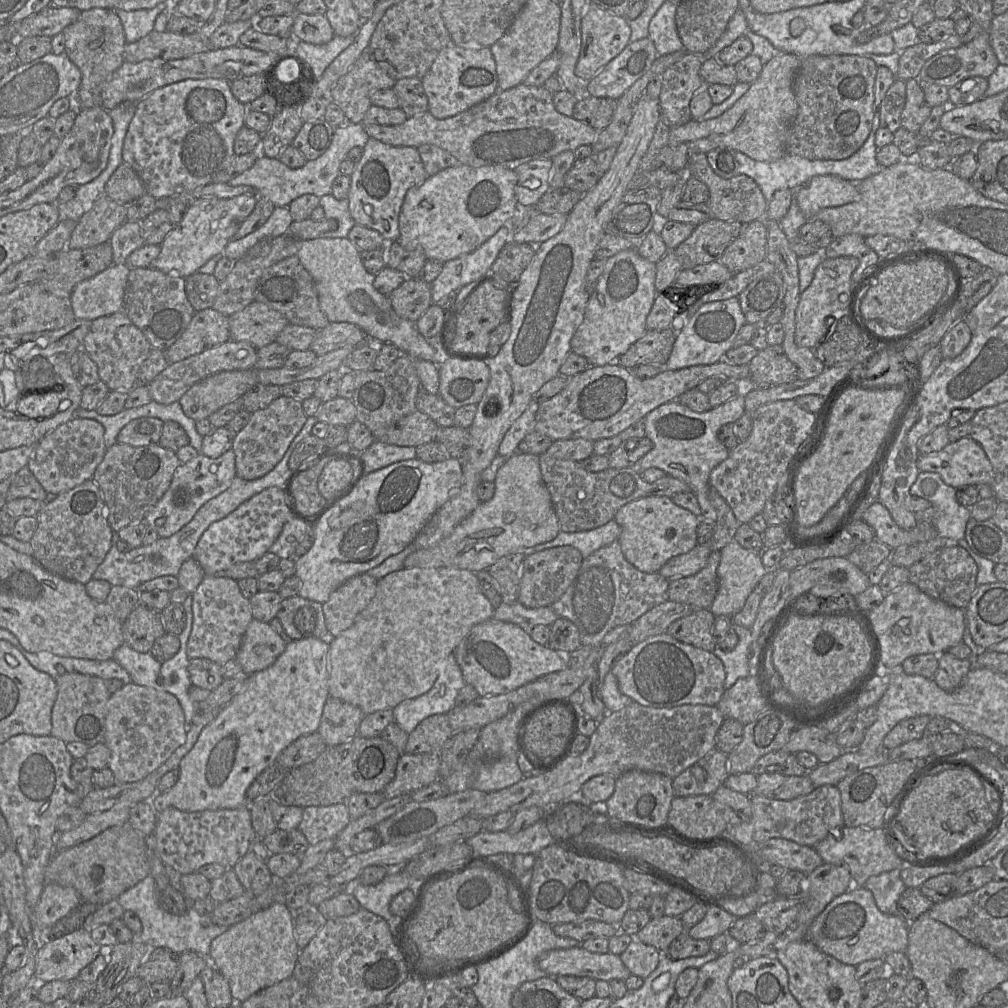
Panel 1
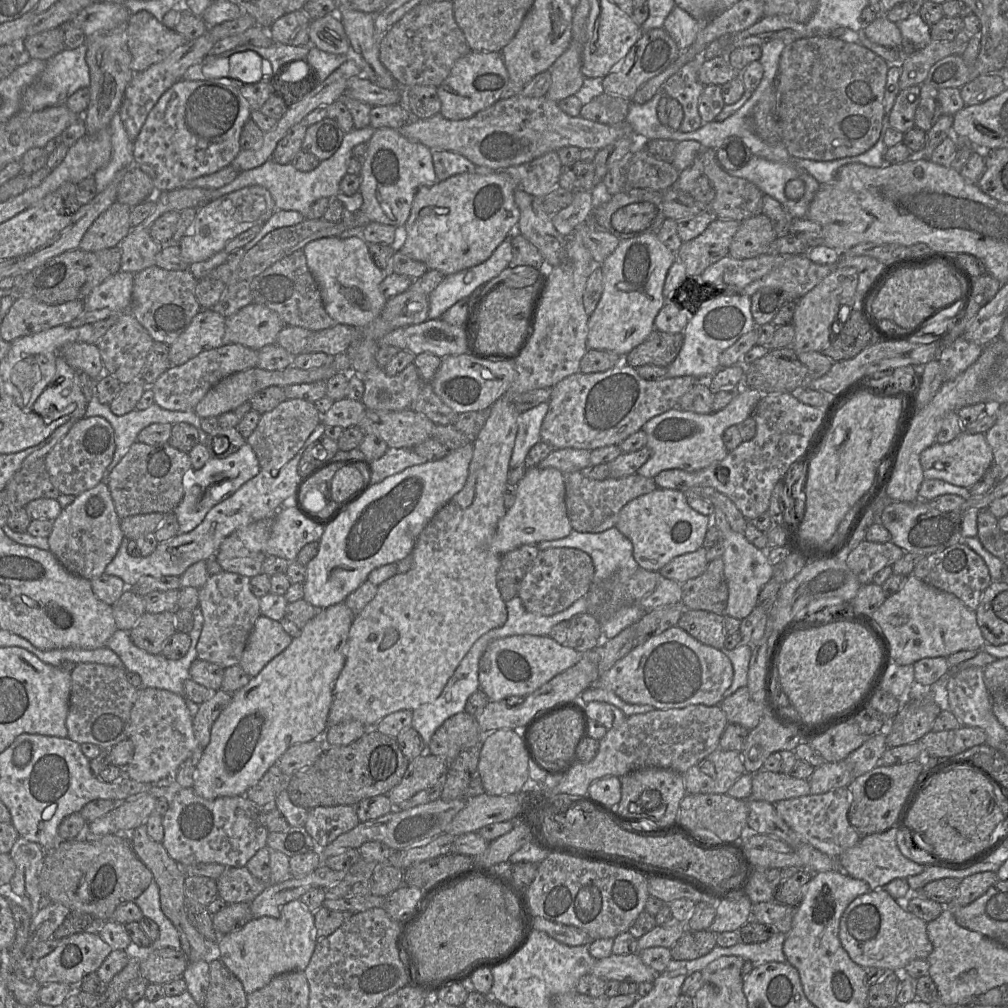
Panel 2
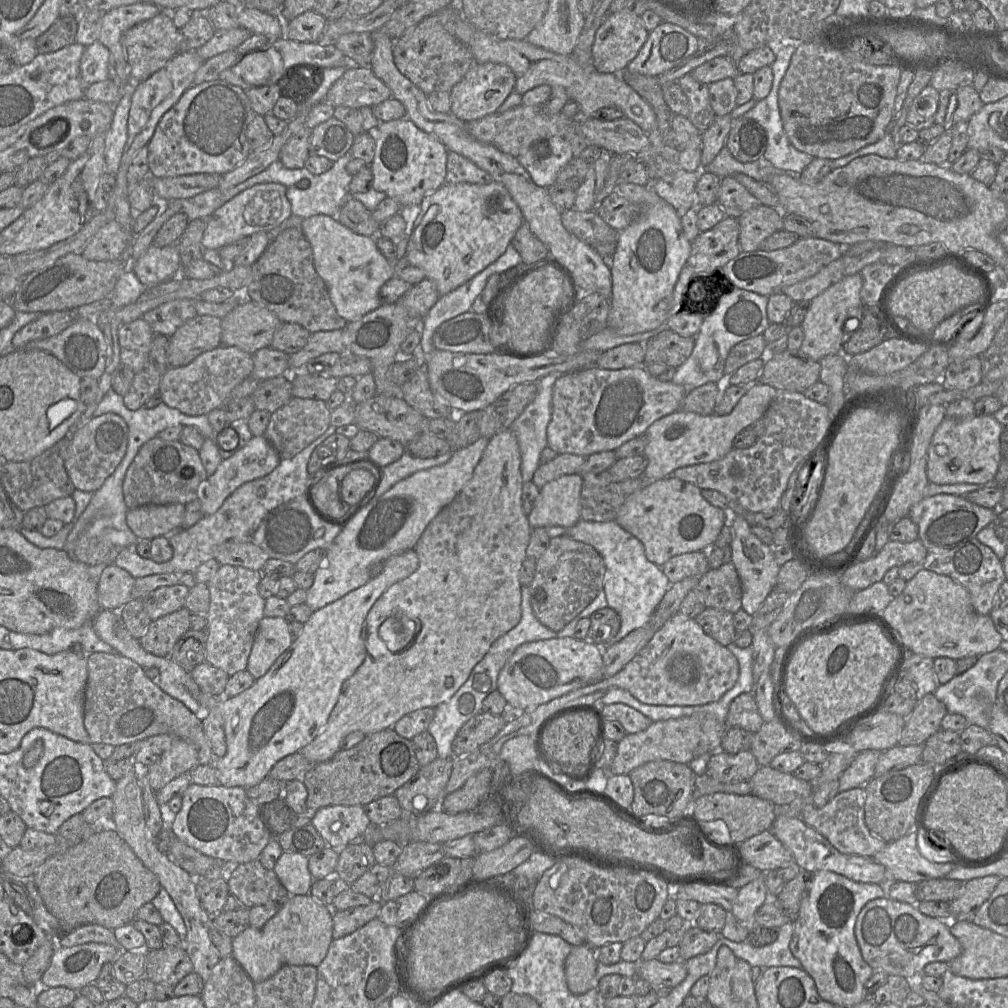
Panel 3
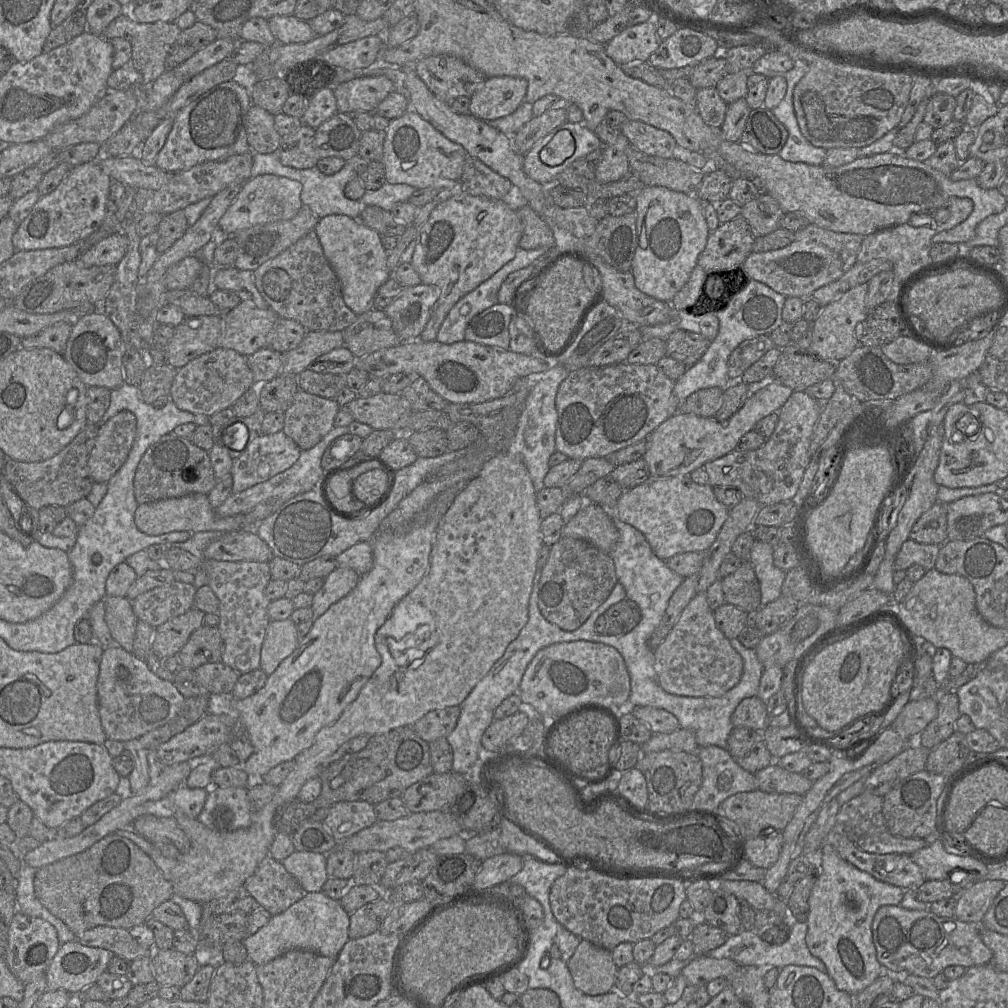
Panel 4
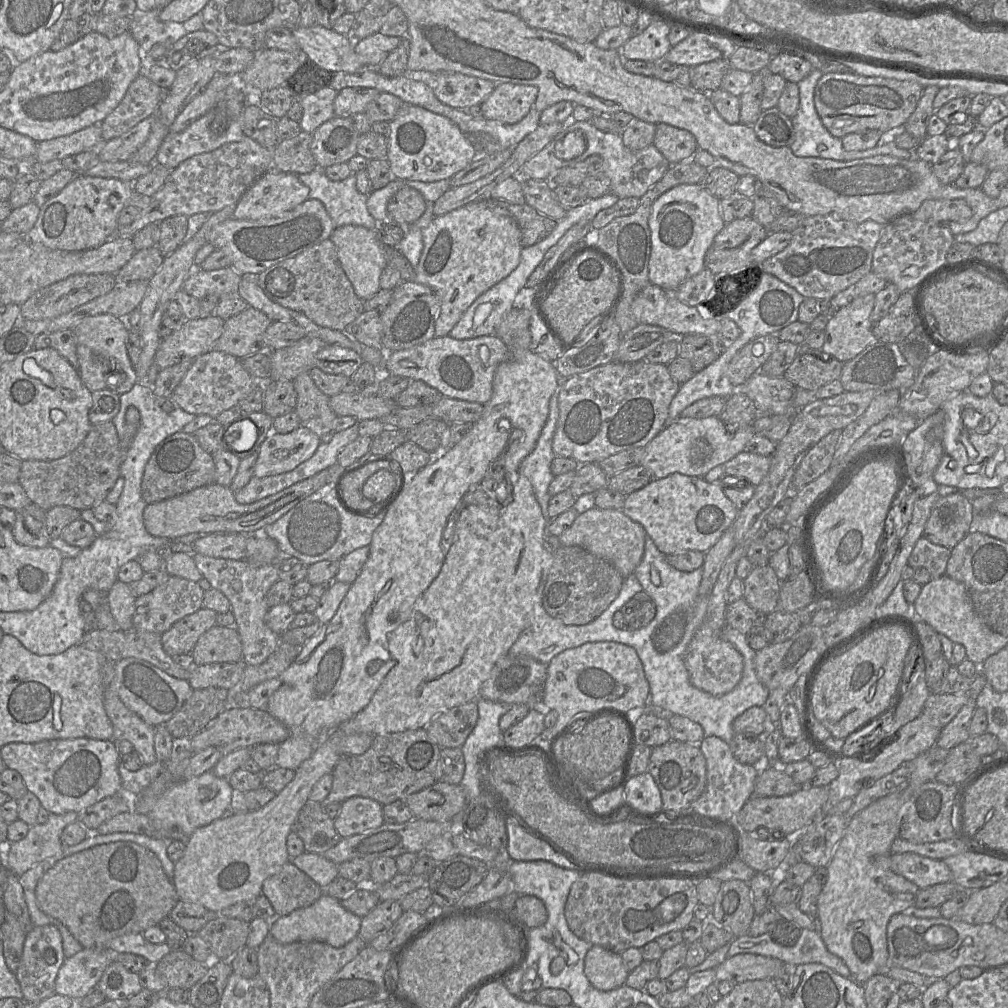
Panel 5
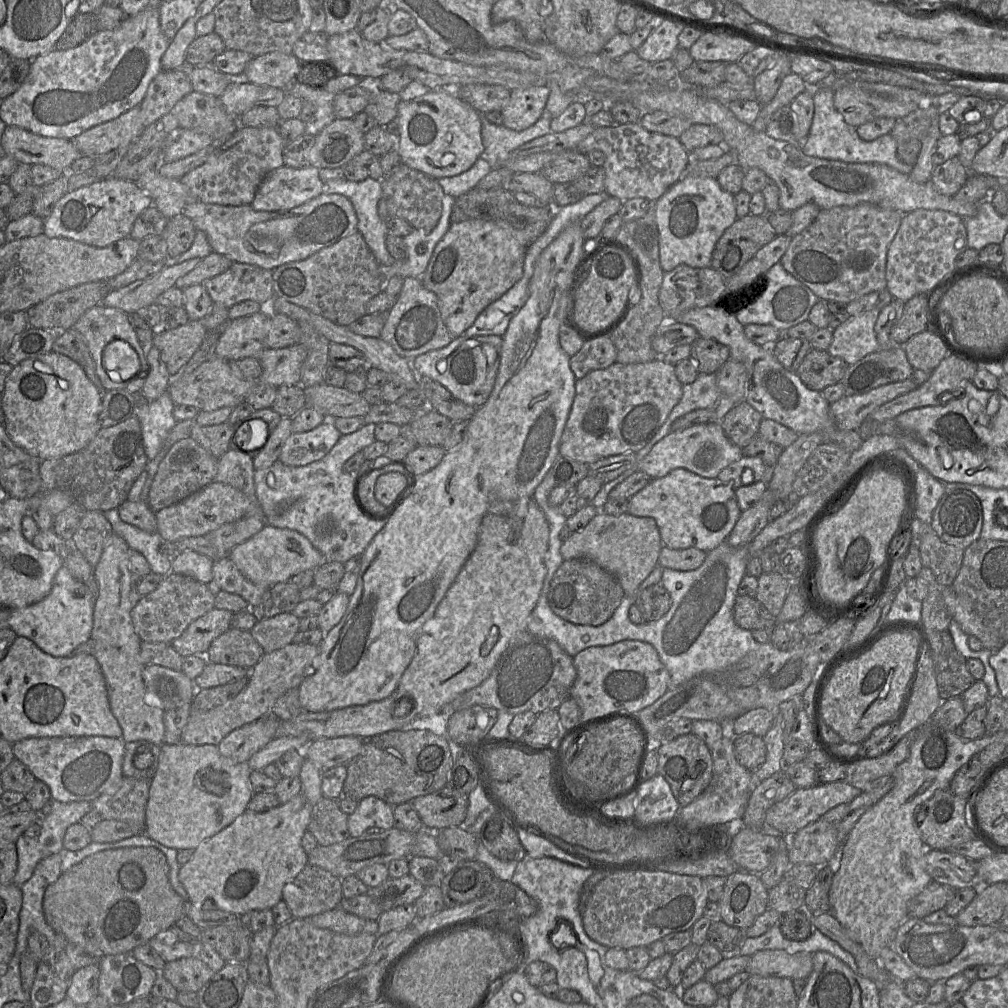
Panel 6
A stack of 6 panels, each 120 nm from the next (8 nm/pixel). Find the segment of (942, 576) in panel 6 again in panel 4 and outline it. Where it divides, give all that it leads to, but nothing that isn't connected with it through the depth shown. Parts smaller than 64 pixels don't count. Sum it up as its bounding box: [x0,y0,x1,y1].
[894,539,940,571]

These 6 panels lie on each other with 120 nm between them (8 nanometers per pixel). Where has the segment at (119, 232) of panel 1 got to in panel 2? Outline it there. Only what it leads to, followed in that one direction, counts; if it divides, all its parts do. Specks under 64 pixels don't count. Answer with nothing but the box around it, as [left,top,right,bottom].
[119,226,164,274]

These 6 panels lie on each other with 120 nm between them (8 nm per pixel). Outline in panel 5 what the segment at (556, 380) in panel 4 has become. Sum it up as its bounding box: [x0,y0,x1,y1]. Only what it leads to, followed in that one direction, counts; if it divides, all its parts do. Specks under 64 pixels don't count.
[519,393,559,517]

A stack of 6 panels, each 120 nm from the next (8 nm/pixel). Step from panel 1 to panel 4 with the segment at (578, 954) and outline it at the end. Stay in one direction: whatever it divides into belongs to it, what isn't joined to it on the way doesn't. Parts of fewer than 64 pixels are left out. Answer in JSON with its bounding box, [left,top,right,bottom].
[681,956,740,986]

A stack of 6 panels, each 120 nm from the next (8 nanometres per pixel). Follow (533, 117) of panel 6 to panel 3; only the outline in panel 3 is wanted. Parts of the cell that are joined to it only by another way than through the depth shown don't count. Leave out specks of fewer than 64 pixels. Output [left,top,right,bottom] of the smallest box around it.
[450,63,516,122]

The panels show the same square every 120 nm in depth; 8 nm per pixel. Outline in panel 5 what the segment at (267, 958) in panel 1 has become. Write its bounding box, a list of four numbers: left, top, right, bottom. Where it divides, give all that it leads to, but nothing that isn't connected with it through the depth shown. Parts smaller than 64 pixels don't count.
[269,893,362,948]

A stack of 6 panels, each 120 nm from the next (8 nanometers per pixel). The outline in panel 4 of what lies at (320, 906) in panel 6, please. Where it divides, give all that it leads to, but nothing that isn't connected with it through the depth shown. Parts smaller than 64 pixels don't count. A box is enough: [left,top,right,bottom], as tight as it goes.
[242,855,308,916]

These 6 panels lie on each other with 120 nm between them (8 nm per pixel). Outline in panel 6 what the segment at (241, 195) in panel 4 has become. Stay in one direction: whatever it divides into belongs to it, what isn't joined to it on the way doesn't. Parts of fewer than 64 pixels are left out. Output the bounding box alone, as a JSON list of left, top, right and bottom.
[250,165,323,211]

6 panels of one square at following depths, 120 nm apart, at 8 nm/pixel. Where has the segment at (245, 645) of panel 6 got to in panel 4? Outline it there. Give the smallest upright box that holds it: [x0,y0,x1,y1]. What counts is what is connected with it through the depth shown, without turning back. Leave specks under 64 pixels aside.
[177,626,224,668]

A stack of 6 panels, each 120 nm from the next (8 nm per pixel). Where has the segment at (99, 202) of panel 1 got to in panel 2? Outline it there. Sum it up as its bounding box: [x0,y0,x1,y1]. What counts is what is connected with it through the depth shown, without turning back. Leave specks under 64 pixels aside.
[79,201,132,252]

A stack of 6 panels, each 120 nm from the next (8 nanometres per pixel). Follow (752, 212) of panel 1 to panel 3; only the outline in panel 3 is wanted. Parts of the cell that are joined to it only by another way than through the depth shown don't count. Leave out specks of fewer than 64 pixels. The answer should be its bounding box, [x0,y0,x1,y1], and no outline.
[717,177,760,218]

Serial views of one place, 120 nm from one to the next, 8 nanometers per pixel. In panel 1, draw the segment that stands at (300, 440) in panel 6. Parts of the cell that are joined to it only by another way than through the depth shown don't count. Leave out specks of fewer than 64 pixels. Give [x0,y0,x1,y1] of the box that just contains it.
[146,449,236,538]

